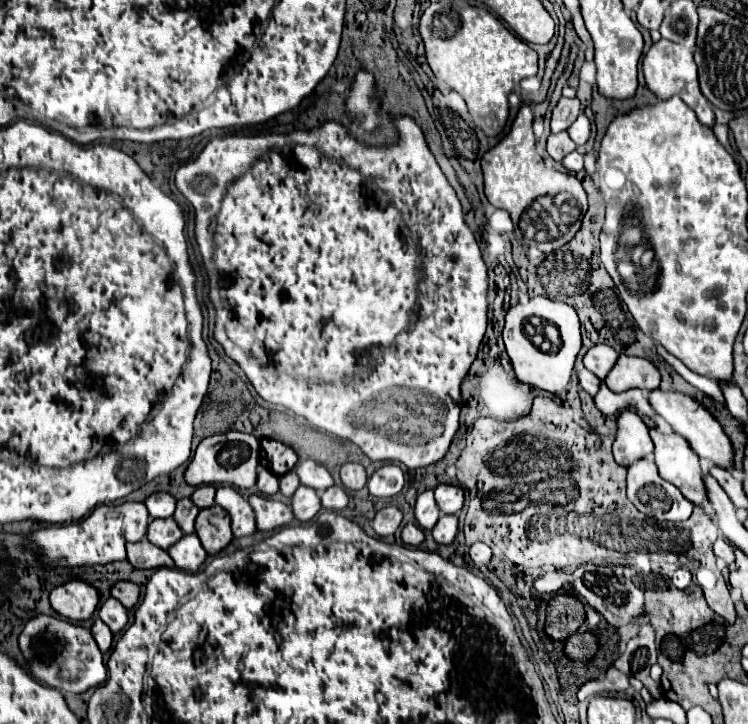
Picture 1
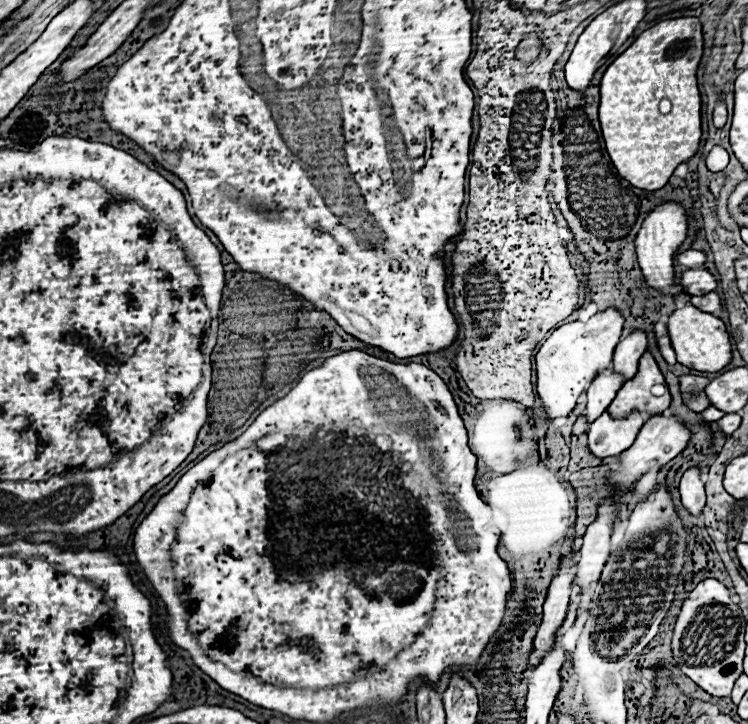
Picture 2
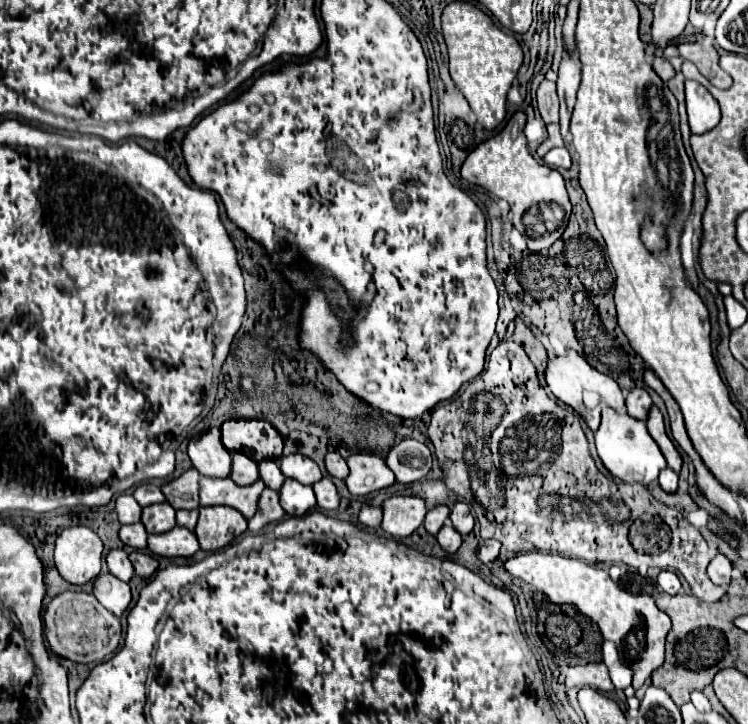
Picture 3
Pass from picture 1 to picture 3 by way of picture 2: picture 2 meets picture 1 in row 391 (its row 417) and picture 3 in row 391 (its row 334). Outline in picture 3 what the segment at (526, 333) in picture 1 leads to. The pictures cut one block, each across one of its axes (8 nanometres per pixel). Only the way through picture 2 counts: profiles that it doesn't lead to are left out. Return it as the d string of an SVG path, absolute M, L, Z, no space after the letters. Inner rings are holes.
M566 348L564 354L548 358L548 366L546 366L544 378L546 378L546 388L558 400L562 400L570 408L574 408L592 430L596 430L598 424L600 424L600 408L614 408L616 412L624 410L624 396L622 396L620 386L610 376L606 376L606 374L598 372L596 368L592 368L572 348Z

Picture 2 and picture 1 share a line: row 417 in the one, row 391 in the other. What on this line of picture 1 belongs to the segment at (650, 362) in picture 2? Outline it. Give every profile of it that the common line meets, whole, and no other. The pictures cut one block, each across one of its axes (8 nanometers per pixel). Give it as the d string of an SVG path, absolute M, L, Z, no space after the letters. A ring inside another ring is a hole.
M620 354L616 366L604 382L612 392L626 392L630 388L642 388L650 392L654 388L660 388L660 372L652 362L644 358Z

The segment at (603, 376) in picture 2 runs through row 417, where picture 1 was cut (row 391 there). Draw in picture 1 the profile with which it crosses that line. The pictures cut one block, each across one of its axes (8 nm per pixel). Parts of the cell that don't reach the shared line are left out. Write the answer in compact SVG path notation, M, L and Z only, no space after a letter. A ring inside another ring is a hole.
M582 368L582 370L578 372L578 378L580 378L580 386L582 386L590 396L596 396L602 380L598 380L598 376L594 376L594 374L588 372L586 368Z

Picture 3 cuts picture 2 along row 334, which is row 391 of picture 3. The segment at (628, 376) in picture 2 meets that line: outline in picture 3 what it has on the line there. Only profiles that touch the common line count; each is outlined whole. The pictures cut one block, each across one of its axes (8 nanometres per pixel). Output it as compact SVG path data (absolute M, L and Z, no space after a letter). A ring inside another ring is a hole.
M632 388L626 394L626 408L628 408L630 416L646 420L650 406L652 406L652 398L644 388Z

